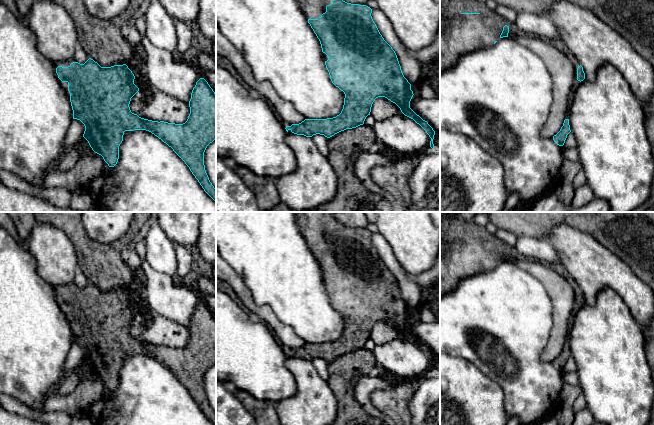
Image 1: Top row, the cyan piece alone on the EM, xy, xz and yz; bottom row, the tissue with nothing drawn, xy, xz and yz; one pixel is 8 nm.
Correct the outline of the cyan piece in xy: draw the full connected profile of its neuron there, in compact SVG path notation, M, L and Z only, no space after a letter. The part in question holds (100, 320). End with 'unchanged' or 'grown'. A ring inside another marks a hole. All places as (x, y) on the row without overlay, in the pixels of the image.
M74 282L54 288L56 301L70 322L73 343L80 344L85 355L83 361L92 374L101 379L109 391L119 383L119 370L125 355L146 354L157 360L185 386L204 415L216 425L216 413L209 404L204 389L204 376L216 363L216 317L204 302L200 302L191 317L190 338L183 348L152 345L131 336L131 322L139 315L134 308L135 300L126 288L101 291L89 282L84 288Z | grown

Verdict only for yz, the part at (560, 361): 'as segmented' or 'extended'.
extended

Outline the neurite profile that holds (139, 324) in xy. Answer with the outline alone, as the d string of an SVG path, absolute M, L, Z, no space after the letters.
M139 314L132 322L129 328L132 337L137 338L140 336L147 328L148 322L143 314Z

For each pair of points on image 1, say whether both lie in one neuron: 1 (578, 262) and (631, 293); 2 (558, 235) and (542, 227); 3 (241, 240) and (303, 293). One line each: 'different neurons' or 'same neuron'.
1: same neuron
2: different neurons
3: same neuron

